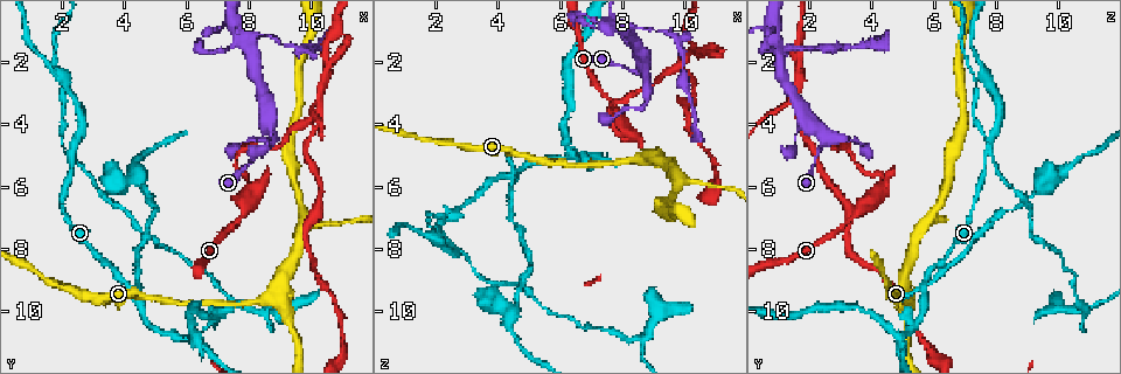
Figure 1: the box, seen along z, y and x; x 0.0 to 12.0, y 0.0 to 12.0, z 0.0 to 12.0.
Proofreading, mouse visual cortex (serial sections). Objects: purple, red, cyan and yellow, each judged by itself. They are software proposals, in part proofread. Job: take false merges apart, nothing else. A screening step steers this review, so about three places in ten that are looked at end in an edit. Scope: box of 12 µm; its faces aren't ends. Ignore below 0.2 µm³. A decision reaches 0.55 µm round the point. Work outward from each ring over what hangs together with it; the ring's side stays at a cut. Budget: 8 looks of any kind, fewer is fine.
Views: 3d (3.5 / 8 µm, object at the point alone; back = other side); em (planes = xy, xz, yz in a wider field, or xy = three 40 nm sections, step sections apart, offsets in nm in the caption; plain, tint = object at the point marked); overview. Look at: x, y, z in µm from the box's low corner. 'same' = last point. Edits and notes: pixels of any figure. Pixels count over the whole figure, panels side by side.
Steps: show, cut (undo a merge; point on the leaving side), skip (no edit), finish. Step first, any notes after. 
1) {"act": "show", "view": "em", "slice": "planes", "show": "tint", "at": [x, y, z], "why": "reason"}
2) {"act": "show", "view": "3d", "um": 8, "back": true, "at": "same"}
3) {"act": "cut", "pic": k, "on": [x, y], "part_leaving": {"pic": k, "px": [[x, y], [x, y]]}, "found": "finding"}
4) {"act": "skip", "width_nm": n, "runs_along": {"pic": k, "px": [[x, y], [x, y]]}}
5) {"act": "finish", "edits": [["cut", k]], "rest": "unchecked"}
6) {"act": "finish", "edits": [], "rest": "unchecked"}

{"act": "show", "view": "3d", "um": 8, "at": [4.3, 9.3, 5.7], "why": "three arms meet"}

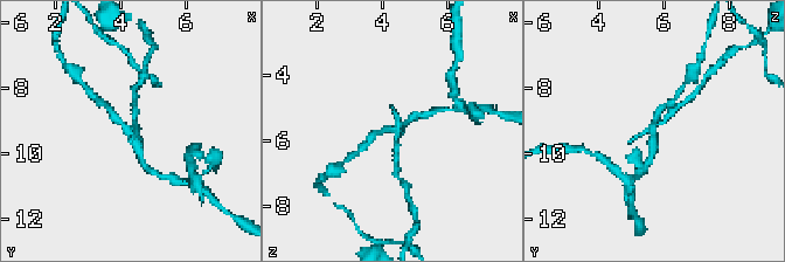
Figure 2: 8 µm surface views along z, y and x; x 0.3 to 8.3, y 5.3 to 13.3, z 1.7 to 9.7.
{"act": "show", "view": "3d", "um": 3.5, "at": [4.2, 9.2, 5.6]}

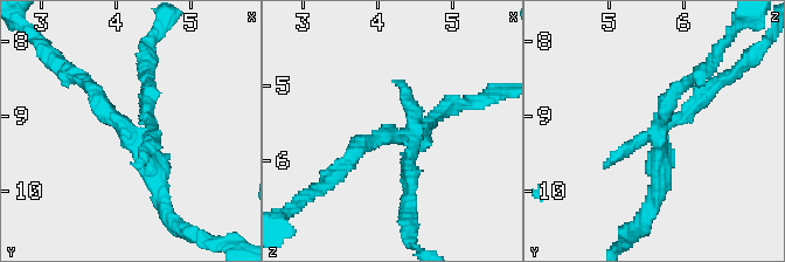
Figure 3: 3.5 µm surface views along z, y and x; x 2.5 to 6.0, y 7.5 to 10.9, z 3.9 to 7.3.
{"act": "show", "view": "em", "slice": "xy", "step": 2, "show": "tint", "at": [4.25, 9.25, 5.65], "why": "now the EM"}

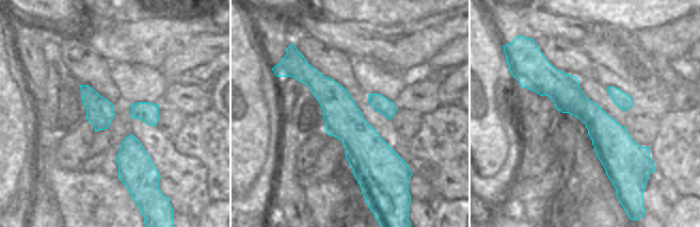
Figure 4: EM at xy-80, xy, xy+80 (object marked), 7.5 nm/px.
{"act": "cut", "pic": 3, "on": [697, 105], "part_leaving": {"pic": 3, "px": [[407, 132], [414, 138], [410, 222]]}, "found": "two cells meet here"}

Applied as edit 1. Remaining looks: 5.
{"act": "show", "view": "overview", "why": "redraw"}

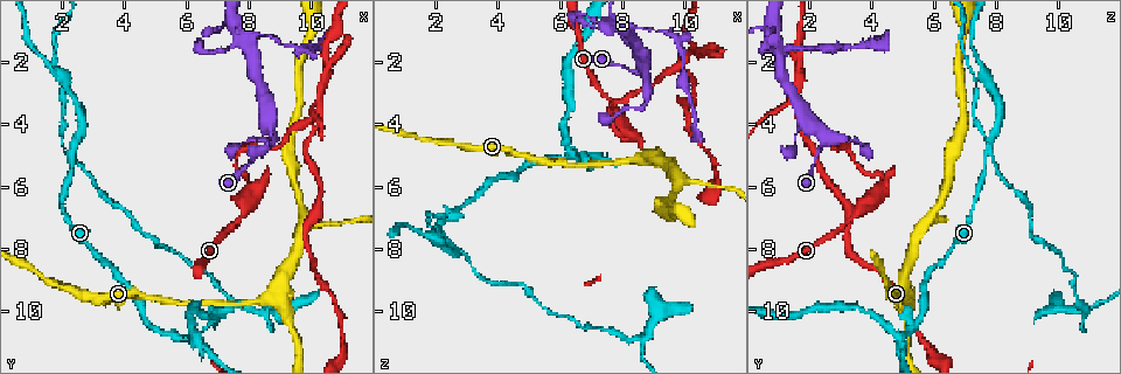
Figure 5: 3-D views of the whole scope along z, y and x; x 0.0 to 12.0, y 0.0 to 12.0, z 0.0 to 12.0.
{"act": "show", "view": "3d", "um": 3.5, "at": [6.2, 11.0, 4.9], "why": "three-way junction"}

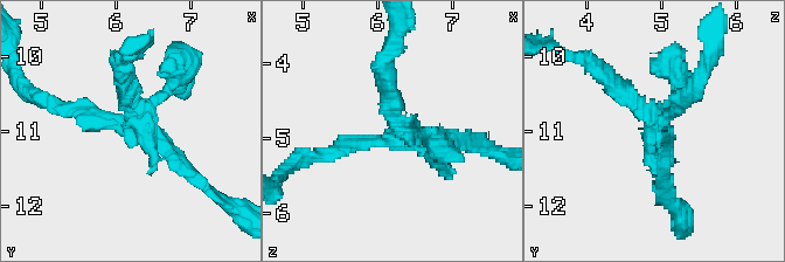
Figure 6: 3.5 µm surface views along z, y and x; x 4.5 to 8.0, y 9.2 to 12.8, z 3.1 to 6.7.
{"act": "show", "view": "em", "slice": "xy", "step": 5, "show": "tint", "at": [6.20, 11.00, 4.95]}

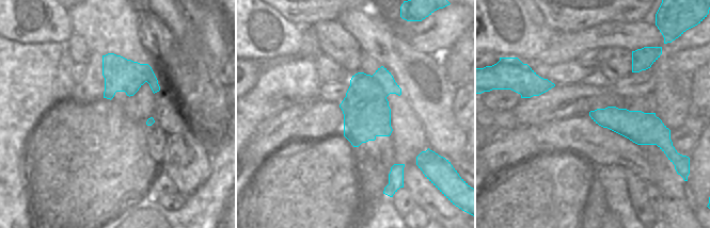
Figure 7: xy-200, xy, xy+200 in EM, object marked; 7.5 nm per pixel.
{"act": "cut", "pic": 6, "on": [171, 85], "part_leaving": {"pic": 6, "px": [[139, 121], [124, 89], [127, 56]]}, "found": "two cells meet here"}

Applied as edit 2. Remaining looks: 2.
{"act": "finish", "edits": [["cut", 3], ["cut", 6]], "rest": "unchecked"}

